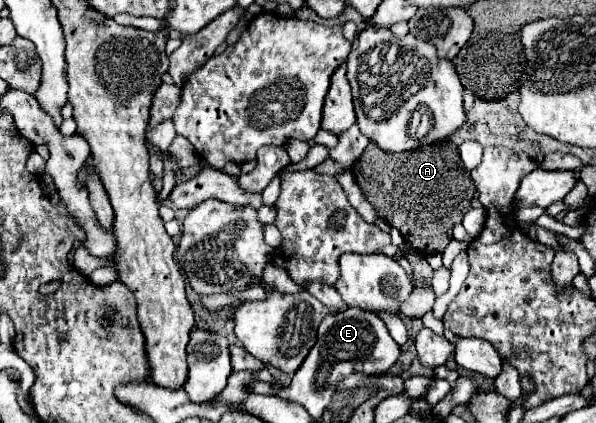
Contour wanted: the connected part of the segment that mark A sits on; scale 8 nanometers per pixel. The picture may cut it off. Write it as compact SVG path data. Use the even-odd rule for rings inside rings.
M450 140L434 142L402 154L382 152L374 142L370 142L356 168L358 170L352 170L352 174L376 214L388 220L390 226L396 226L404 240L422 254L442 252L448 246L452 226L462 222L476 192L458 148L450 144Z

